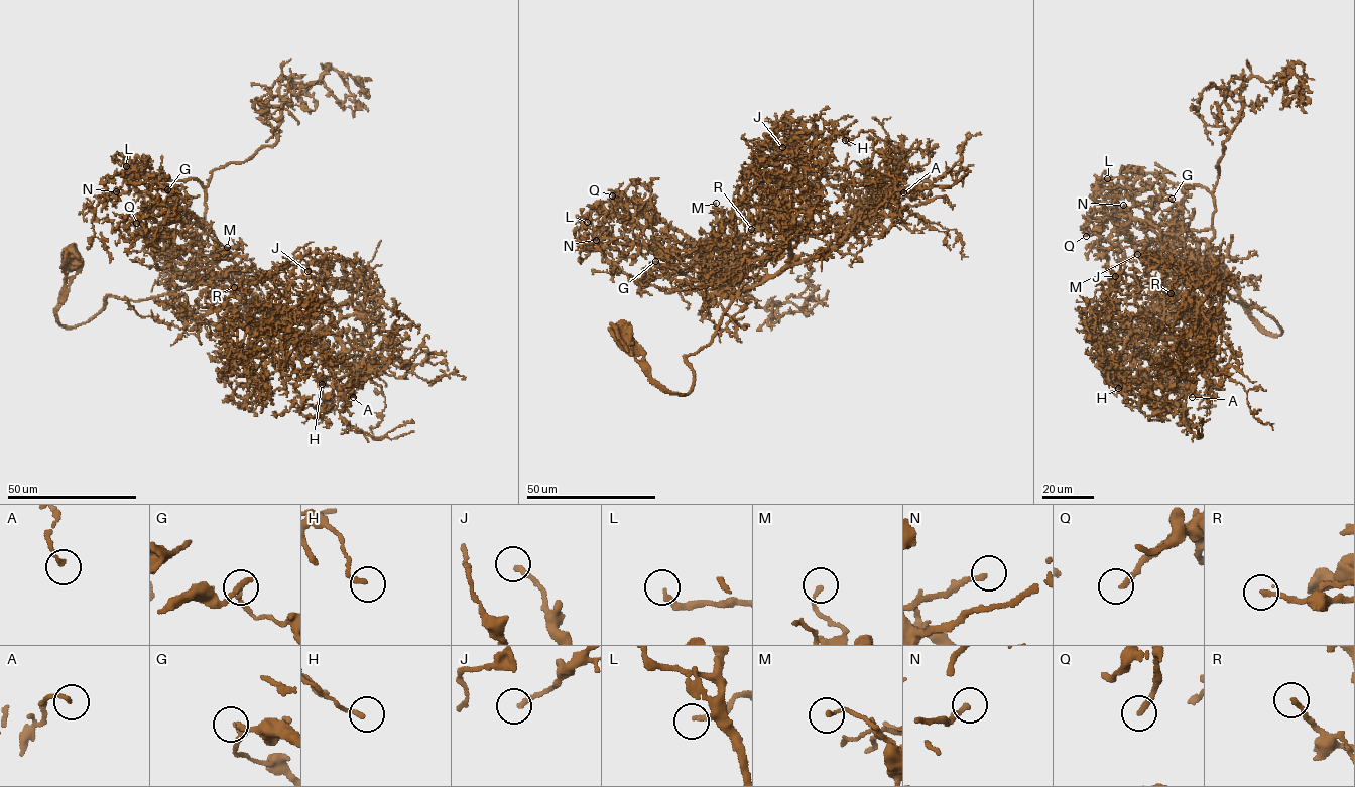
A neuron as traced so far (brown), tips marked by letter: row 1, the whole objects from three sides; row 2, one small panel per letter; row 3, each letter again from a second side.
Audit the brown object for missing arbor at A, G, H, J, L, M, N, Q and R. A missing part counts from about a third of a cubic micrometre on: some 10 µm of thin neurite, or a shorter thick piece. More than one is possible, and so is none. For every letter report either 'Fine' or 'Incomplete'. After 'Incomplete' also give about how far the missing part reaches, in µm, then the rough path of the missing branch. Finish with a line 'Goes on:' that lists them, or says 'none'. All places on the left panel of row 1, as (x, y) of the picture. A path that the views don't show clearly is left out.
A: Fine
G: Fine
H: Fine
J: Fine
L: Incomplete. Missing length about 9 µm
M: Fine
N: Incomplete. Missing length about 10 µm
Q: Fine
R: Fine
Goes on: L, N

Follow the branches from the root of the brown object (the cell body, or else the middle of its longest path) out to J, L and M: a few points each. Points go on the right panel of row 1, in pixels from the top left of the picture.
J: (1209, 266), (1234, 280), (1254, 324), (1282, 334), (1226, 288), (1193, 332), (1132, 332), (1110, 315), (1115, 276)
L: (1209, 266), (1234, 280), (1254, 324), (1282, 334), (1215, 278), (1208, 189), (1152, 173), (1118, 189), (1107, 178)
M: (1209, 266), (1234, 280), (1254, 324), (1282, 334), (1206, 271), (1178, 278), (1137, 254)

